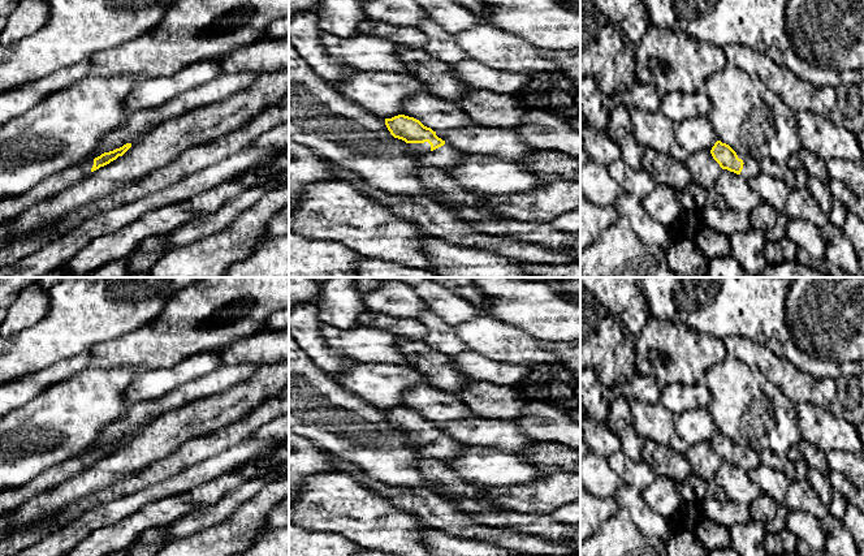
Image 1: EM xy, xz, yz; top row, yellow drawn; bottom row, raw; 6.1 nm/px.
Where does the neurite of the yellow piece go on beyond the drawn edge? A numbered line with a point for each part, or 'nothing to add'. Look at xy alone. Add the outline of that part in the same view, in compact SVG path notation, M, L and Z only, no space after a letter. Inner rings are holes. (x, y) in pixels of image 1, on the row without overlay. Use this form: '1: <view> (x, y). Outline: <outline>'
1: xy (12, 499). Outline: M94 451L46 469L35 479L30 480L25 486L12 487L7 491L1 491L0 517L18 509L27 500L53 490L70 477L79 474L83 469L91 465L92 457Z

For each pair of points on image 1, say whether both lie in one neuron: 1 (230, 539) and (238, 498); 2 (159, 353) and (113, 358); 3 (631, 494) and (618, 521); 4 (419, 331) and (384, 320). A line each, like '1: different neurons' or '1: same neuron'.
1: different neurons
2: same neuron
3: different neurons
4: same neuron

